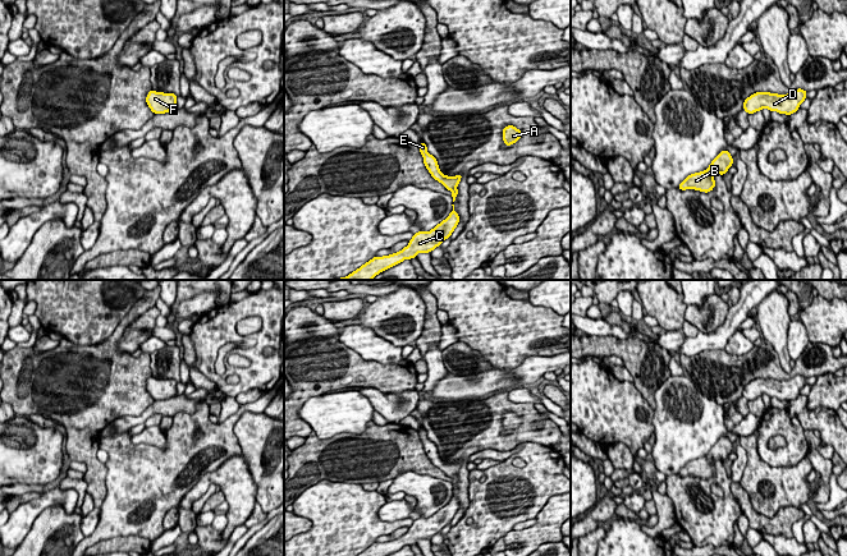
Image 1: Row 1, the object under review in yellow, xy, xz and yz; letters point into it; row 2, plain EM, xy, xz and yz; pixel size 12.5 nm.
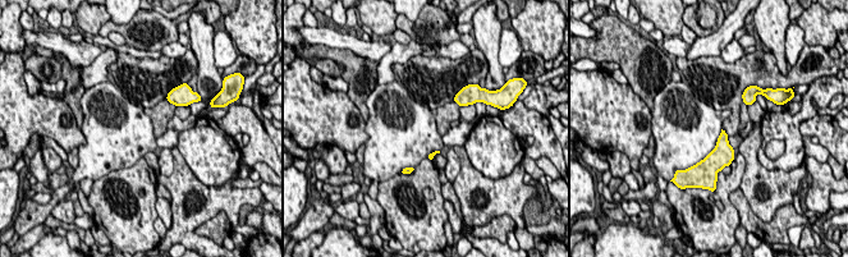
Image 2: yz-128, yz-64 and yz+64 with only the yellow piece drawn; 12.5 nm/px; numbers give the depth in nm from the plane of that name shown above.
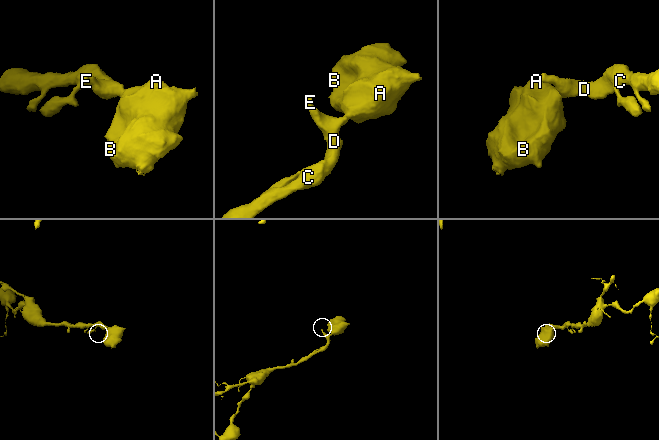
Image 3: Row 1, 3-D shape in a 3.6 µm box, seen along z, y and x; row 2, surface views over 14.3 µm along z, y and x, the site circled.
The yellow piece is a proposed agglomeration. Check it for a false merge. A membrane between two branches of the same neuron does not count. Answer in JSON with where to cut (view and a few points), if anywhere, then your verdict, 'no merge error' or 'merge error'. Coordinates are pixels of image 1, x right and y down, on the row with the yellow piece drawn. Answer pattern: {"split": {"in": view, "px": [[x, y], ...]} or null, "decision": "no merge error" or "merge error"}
{"split": null, "decision": "no merge error"}

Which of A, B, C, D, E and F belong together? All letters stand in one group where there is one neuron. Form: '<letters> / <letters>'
A B C D E F

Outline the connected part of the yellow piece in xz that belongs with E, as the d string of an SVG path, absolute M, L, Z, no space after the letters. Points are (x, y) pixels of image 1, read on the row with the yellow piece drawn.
M424 142L420 143L420 152L424 157L424 164L426 169L429 170L429 173L431 174L431 176L439 183L441 183L448 190L452 192L452 198L454 202L458 194L457 187L462 179L462 174L455 175L455 176L444 175L439 169L436 158L427 152L426 143Z

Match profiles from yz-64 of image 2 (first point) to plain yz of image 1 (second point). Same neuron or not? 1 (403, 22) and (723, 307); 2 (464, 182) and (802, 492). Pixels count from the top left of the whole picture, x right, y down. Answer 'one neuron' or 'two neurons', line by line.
1: one neuron
2: one neuron

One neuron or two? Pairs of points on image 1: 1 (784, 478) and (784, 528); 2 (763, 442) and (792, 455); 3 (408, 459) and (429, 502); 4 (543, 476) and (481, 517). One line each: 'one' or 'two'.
1: two
2: one
3: two
4: one

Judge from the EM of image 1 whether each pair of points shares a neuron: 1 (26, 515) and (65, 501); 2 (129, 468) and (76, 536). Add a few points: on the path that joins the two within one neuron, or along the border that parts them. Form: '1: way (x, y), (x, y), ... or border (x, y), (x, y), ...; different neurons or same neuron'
1: way (36, 506), (45, 500), (55, 500); same neuron
2: border (85, 537), (78, 542); different neurons

